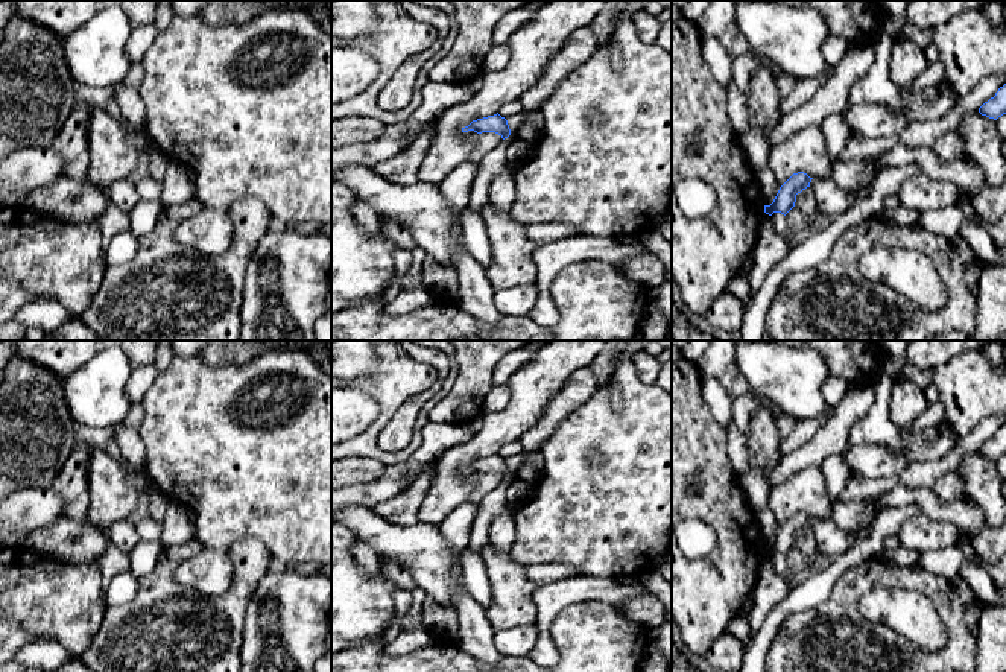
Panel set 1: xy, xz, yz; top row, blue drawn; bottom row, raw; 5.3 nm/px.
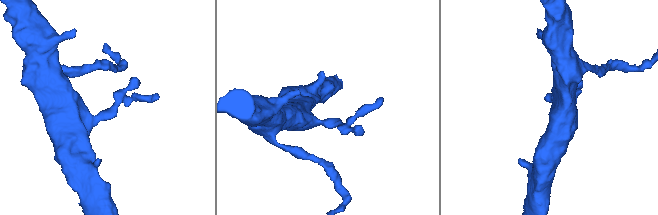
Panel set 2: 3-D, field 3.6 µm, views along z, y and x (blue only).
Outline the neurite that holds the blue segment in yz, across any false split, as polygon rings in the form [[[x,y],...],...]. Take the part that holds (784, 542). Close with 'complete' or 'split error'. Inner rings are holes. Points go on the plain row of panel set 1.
[[[804,512],[793,514],[778,531],[773,543],[764,546],[764,553],[787,555],[796,543],[796,535],[810,528],[815,534],[818,550],[822,553],[842,555],[863,537],[869,535],[872,525],[856,532],[845,532],[831,518],[810,518]]] | split error

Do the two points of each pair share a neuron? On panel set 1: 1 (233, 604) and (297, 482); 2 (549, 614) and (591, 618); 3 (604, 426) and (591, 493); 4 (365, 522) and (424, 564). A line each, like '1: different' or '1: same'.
1: different
2: different
3: same
4: same

